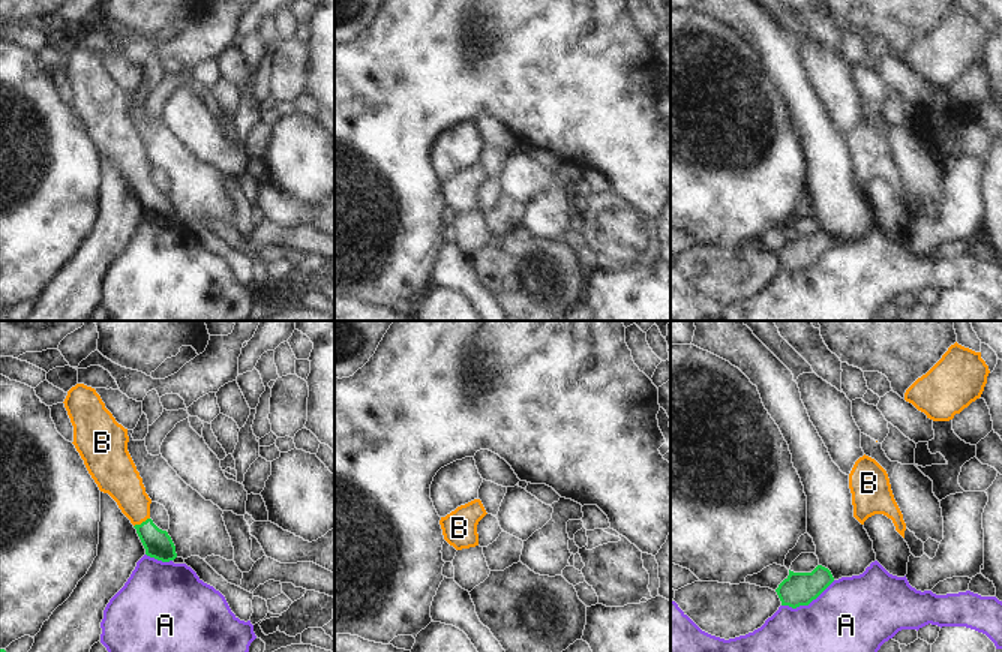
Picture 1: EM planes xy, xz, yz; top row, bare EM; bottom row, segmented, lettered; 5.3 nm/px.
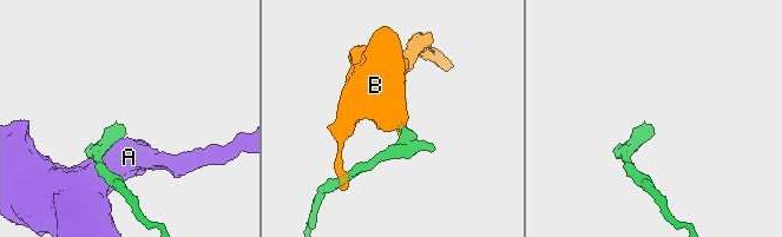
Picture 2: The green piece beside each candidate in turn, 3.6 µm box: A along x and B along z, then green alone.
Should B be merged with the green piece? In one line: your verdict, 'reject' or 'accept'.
accept

